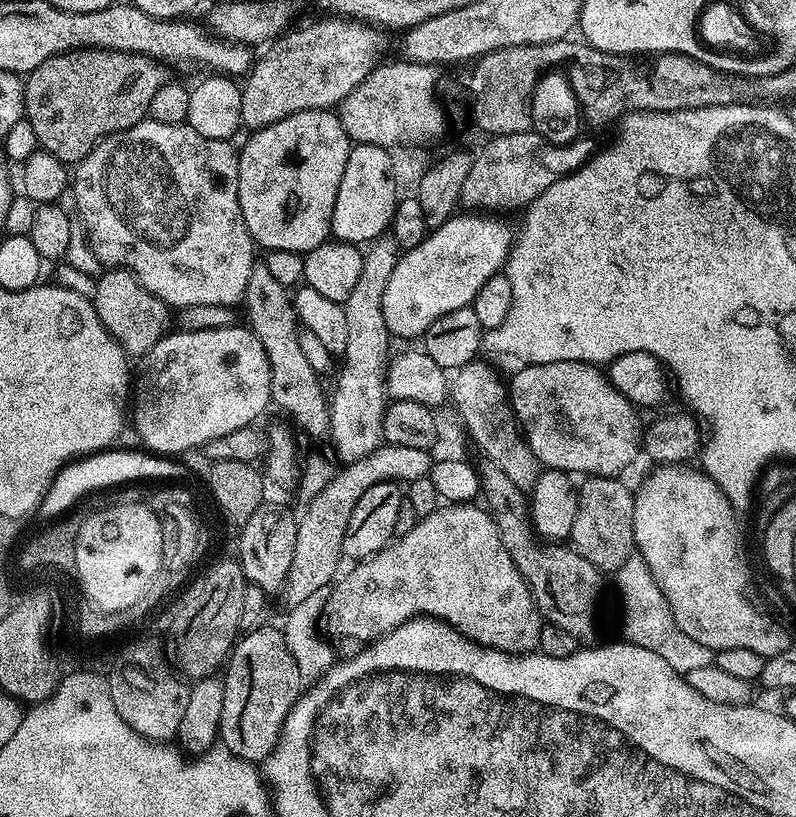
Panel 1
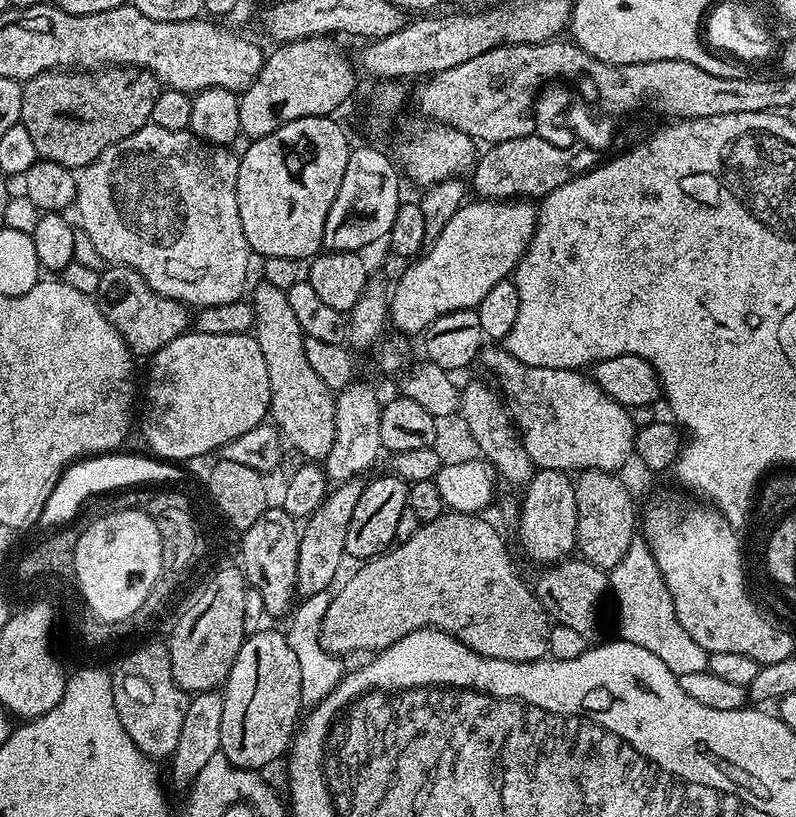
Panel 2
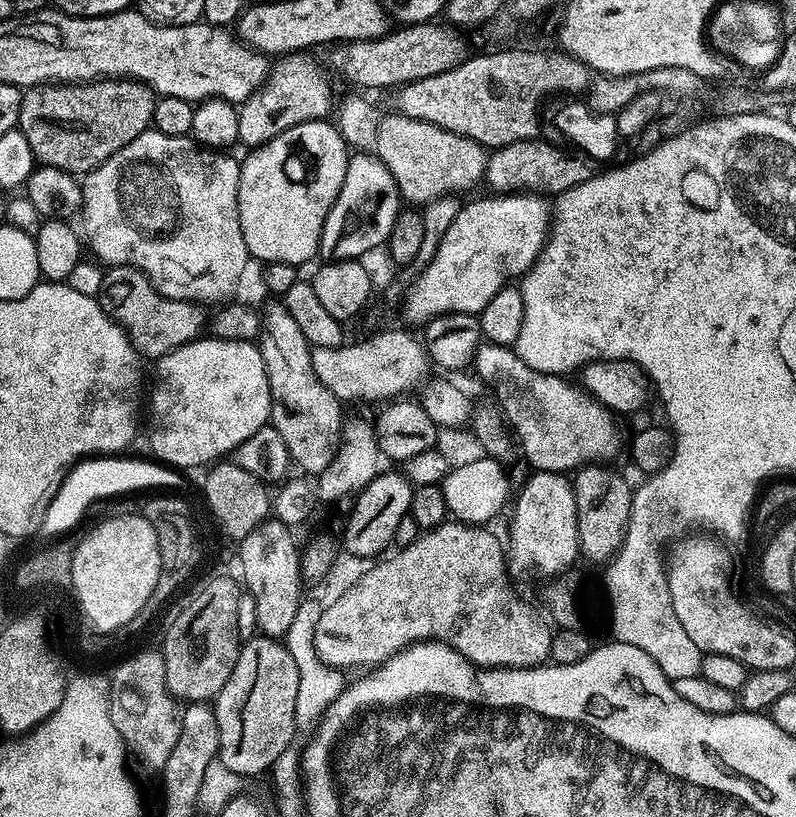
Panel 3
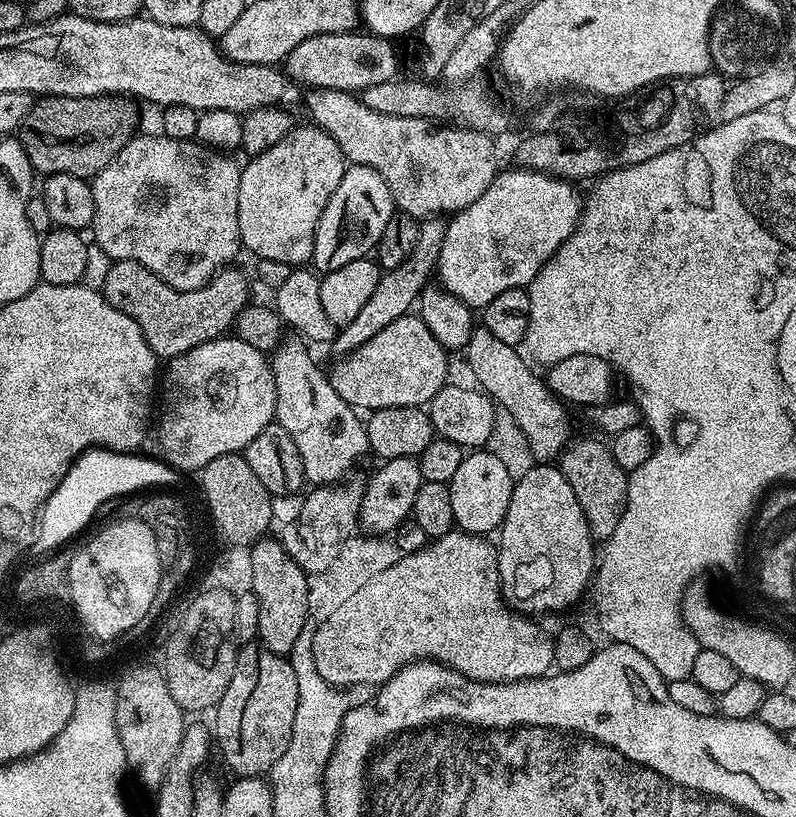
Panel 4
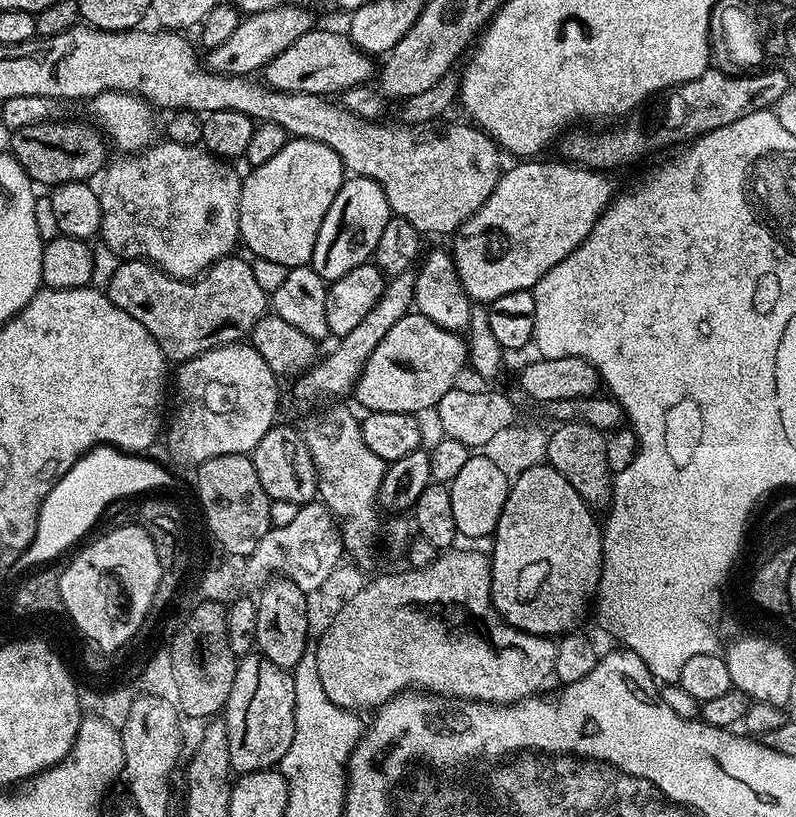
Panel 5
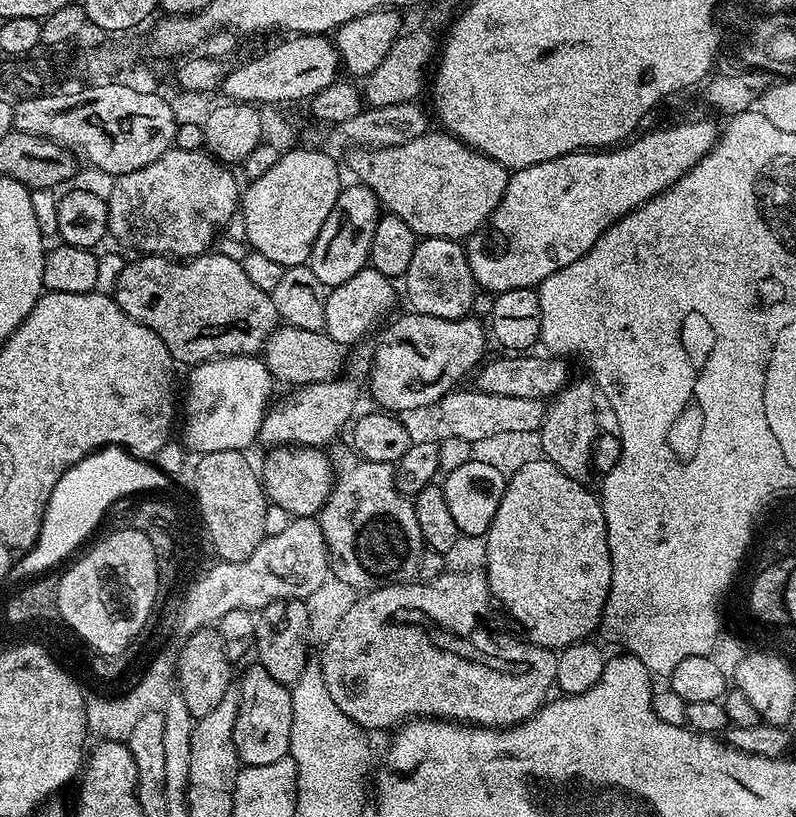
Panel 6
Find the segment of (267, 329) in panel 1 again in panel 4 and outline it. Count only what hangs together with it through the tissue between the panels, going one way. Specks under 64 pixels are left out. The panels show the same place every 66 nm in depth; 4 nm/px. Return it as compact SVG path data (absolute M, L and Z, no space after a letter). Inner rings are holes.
M299 338L285 339L275 352L271 353L270 363L274 382L276 383L276 418L287 434L290 434L301 456L301 466L304 467L304 479L312 486L335 486L349 475L348 471L365 455L369 455L368 430L363 419L359 420L357 409L352 408L334 390L331 379L316 365L311 356L309 345Z

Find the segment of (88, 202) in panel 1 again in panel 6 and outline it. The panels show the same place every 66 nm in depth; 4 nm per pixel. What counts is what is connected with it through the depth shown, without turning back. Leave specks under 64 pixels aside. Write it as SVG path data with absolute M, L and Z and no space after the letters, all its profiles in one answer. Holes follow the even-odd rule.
M173 146L168 149L166 154L162 154L162 158L150 162L150 166L142 166L142 170L134 170L130 174L122 174L115 177L113 192L107 197L108 230L111 239L116 239L118 243L125 244L128 248L137 248L137 253L140 254L169 255L173 258L191 258L204 255L205 252L209 251L217 243L218 237L227 229L228 224L237 215L238 209L242 204L242 188L241 185L236 185L236 176L231 170L233 169L227 163L221 163L220 160L207 151L195 152L194 150L182 150Z

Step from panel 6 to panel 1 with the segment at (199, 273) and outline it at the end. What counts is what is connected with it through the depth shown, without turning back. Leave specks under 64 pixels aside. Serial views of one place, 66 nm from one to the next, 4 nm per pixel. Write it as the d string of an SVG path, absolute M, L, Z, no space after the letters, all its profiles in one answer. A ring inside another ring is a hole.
M108 270L96 281L96 293L91 301L96 307L102 326L120 344L129 358L143 358L166 334L164 323L169 323L170 308L158 297L145 290L127 270Z

